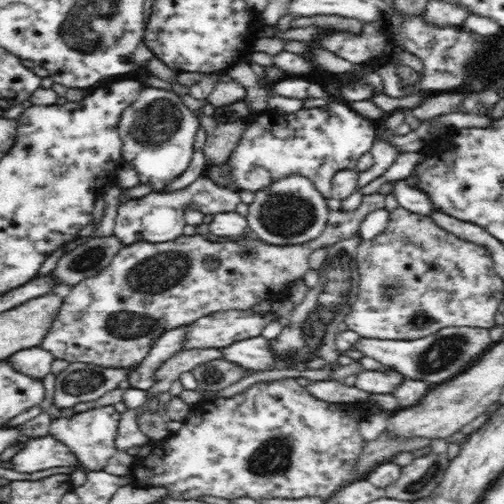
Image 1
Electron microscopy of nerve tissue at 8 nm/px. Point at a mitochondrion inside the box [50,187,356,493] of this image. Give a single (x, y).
(153, 275)

